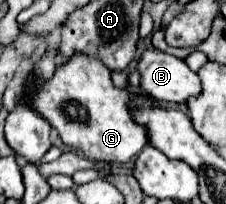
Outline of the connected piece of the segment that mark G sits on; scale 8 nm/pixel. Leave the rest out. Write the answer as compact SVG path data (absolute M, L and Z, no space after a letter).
M75 54L75 58L69 58L69 62L63 62L61 56L57 56L55 74L47 82L39 82L39 78L31 78L31 72L23 78L19 98L27 102L35 112L39 112L47 122L51 122L51 128L57 130L61 142L69 146L71 150L81 152L89 160L101 160L101 162L129 162L135 154L141 152L141 148L147 144L147 132L143 126L135 124L127 110L127 92L115 88L109 78L109 70L101 64L99 58L83 58L83 54Z

